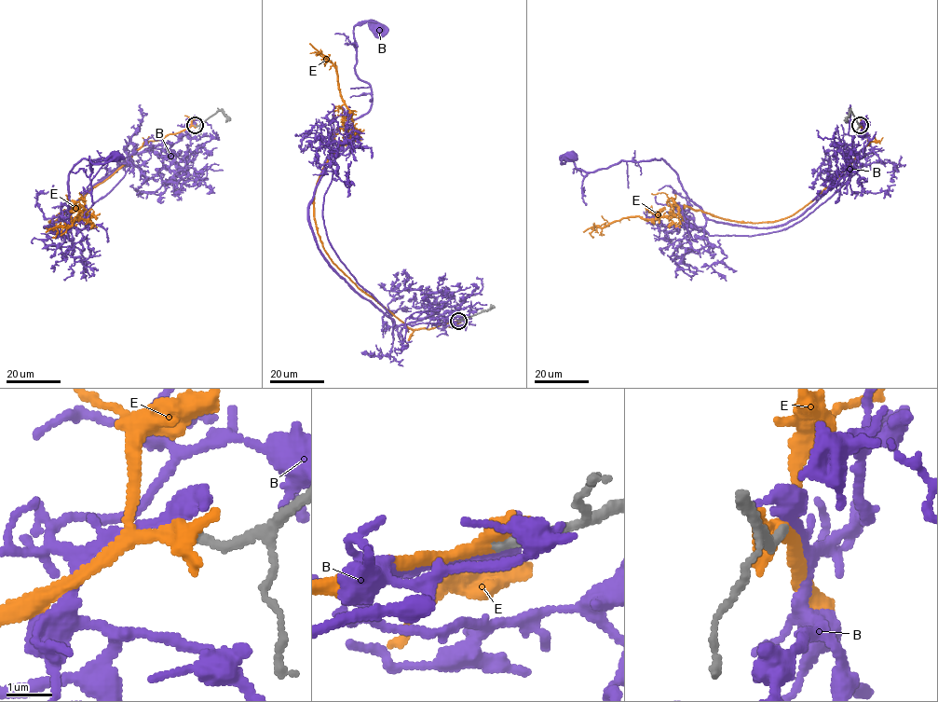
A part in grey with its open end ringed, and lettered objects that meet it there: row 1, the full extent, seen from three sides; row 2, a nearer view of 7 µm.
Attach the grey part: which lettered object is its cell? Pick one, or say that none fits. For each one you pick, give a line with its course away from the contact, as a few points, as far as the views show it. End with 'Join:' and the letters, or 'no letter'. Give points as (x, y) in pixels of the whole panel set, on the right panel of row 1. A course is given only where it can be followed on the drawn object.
E: via (860, 126), (868, 144), (829, 185), (786, 218), (731, 221), (681, 206), (675, 214), (622, 218), (583, 232)
Join: E

